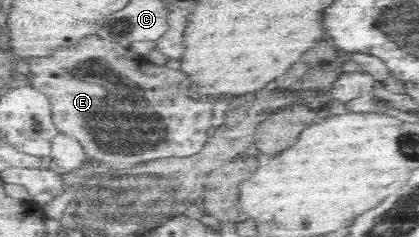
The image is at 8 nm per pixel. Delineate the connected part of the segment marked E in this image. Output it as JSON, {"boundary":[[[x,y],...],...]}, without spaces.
{"boundary":[[[96,35],[86,36],[73,46],[56,48],[53,55],[27,59],[32,73],[29,84],[50,100],[51,114],[58,133],[75,137],[89,158],[94,161],[104,160],[111,170],[122,169],[123,174],[131,166],[147,161],[162,160],[162,157],[188,157],[198,153],[208,141],[208,129],[212,127],[212,101],[208,97],[190,99],[180,95],[170,83],[172,70],[144,59],[144,71],[148,71],[146,85],[146,73],[138,73],[142,71],[140,65],[143,59],[129,47],[126,49]]]}

